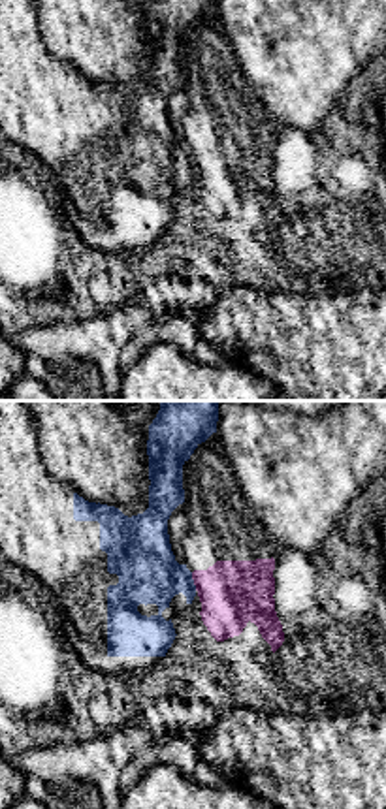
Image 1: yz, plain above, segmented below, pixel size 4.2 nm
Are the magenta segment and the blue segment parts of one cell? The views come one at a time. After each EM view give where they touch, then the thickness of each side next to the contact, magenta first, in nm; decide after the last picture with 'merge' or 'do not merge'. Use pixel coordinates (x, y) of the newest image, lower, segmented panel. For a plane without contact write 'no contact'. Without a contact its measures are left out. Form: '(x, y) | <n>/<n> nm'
(194, 582) | 280/260 nm

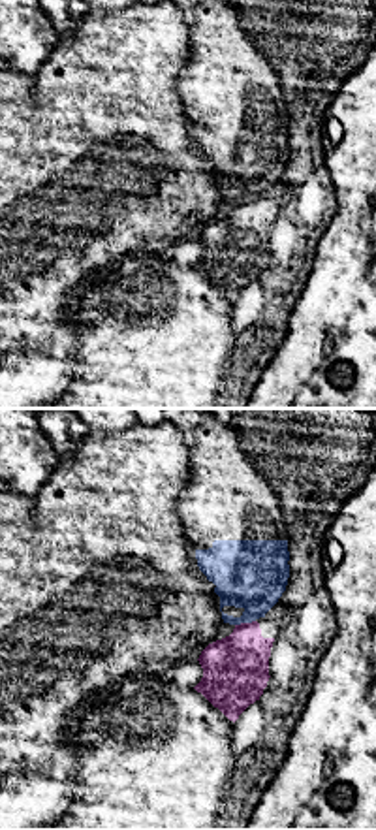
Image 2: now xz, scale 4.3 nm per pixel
(245, 623) | 280/300 nm

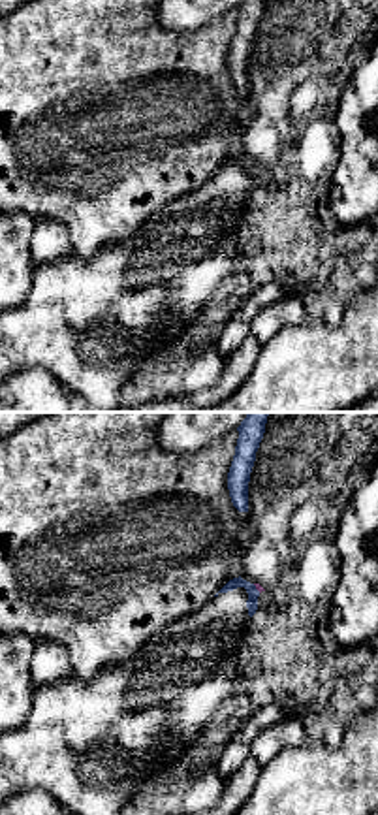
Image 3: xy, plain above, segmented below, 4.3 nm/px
(256, 588) | 20/50 nm

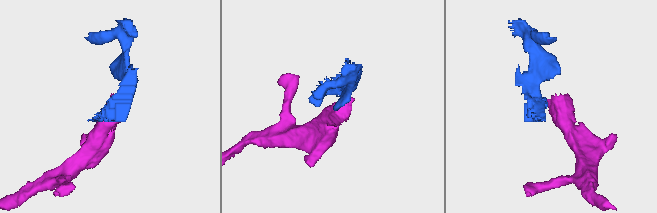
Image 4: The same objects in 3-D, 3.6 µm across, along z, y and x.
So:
do not merge

